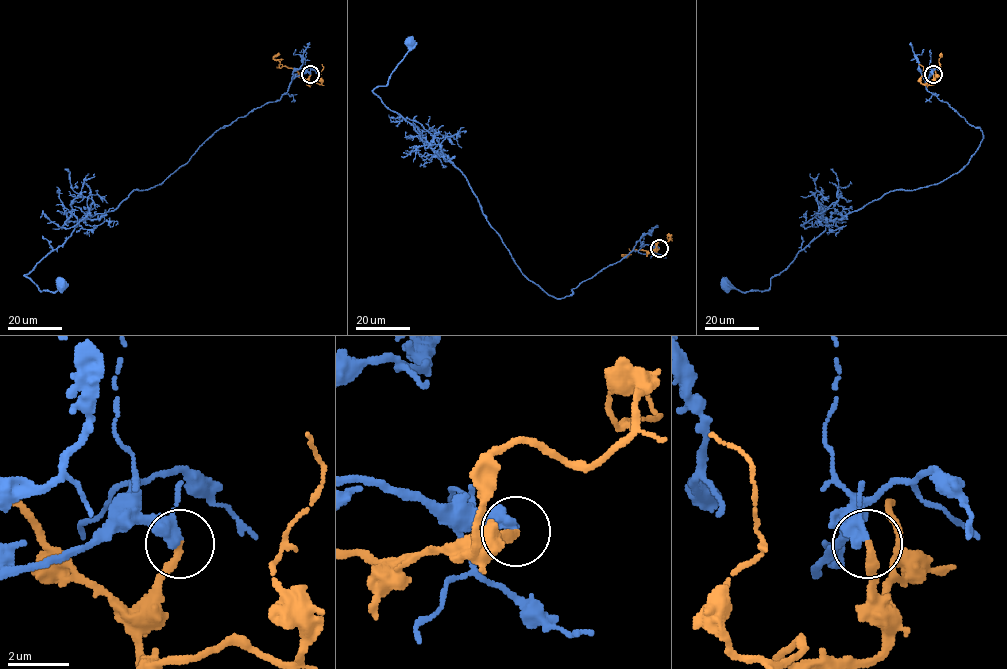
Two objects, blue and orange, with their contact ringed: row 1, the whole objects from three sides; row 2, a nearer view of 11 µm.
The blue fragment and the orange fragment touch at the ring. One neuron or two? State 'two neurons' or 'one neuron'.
one neuron

